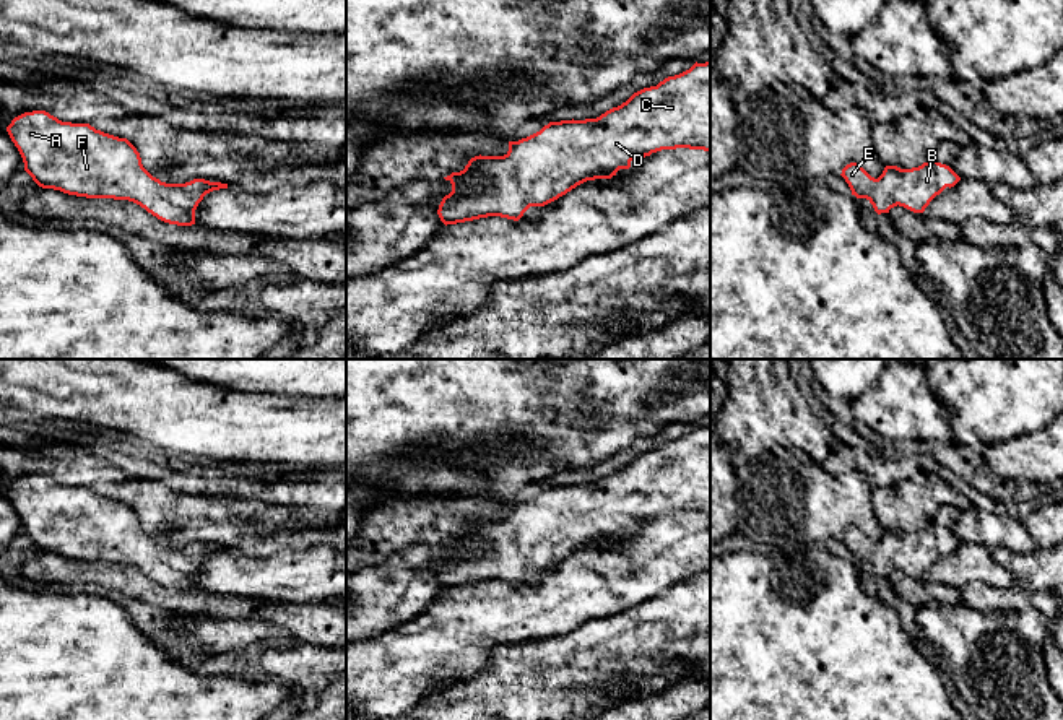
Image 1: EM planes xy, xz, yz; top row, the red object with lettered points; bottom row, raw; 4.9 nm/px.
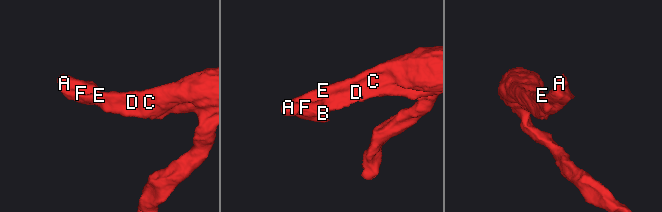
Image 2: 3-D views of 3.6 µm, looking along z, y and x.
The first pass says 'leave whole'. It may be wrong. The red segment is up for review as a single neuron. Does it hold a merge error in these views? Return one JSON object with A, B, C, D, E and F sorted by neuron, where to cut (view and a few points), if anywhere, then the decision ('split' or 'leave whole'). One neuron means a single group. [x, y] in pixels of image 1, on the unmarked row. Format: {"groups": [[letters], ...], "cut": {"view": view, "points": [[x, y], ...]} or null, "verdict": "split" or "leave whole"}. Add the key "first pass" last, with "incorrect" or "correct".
{"groups": [["A", "B", "C", "D", "E", "F"]], "cut": null, "verdict": "leave whole", "first pass": "correct"}

